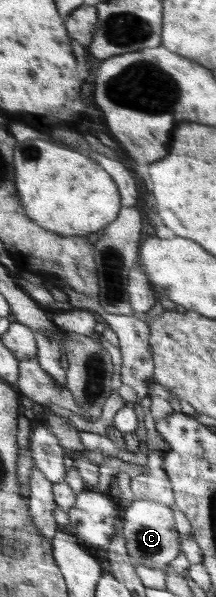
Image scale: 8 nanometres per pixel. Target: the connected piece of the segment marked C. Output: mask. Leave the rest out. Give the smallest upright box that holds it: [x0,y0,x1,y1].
[124,499,184,569]

